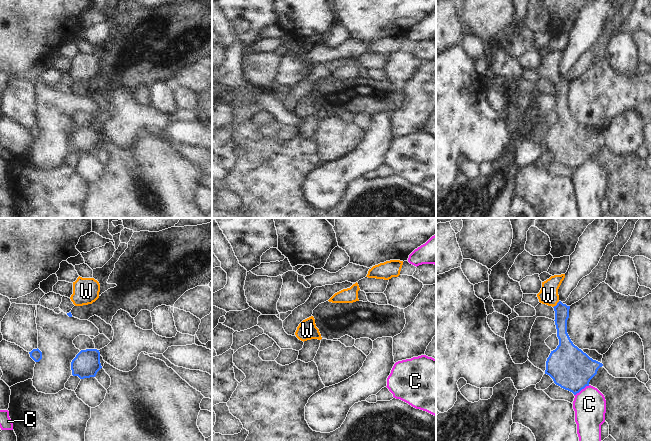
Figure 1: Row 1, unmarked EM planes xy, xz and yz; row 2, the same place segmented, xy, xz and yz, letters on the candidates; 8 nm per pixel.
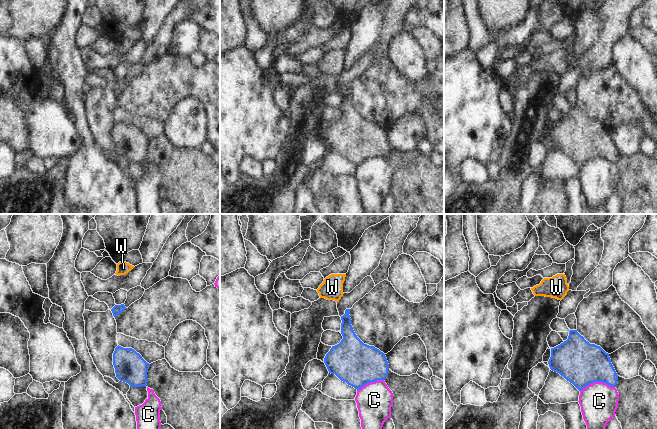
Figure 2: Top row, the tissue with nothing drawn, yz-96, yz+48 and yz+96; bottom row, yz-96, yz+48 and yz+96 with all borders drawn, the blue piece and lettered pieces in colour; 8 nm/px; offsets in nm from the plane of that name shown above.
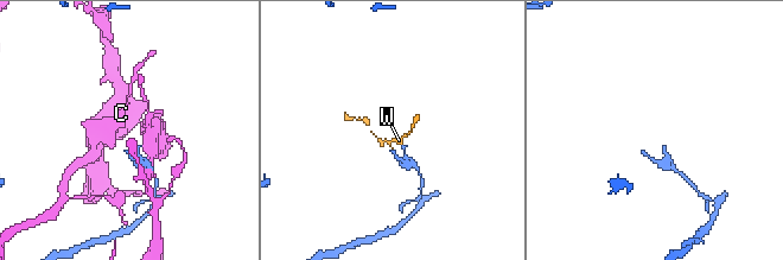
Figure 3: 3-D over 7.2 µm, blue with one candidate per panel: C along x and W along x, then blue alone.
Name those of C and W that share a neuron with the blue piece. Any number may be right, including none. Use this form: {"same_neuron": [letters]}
{"same_neuron": ["W"]}

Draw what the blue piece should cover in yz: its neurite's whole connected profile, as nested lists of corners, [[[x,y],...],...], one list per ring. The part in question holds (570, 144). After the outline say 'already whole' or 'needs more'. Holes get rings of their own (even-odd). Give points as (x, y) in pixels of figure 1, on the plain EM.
[[[565,50],[554,51],[542,58],[537,73],[540,79],[554,84],[554,97],[559,115],[559,121],[547,134],[545,150],[549,151],[556,161],[576,171],[589,162],[590,156],[603,140],[575,122],[567,109],[570,82],[563,80],[558,71],[564,54]]]; needs more

